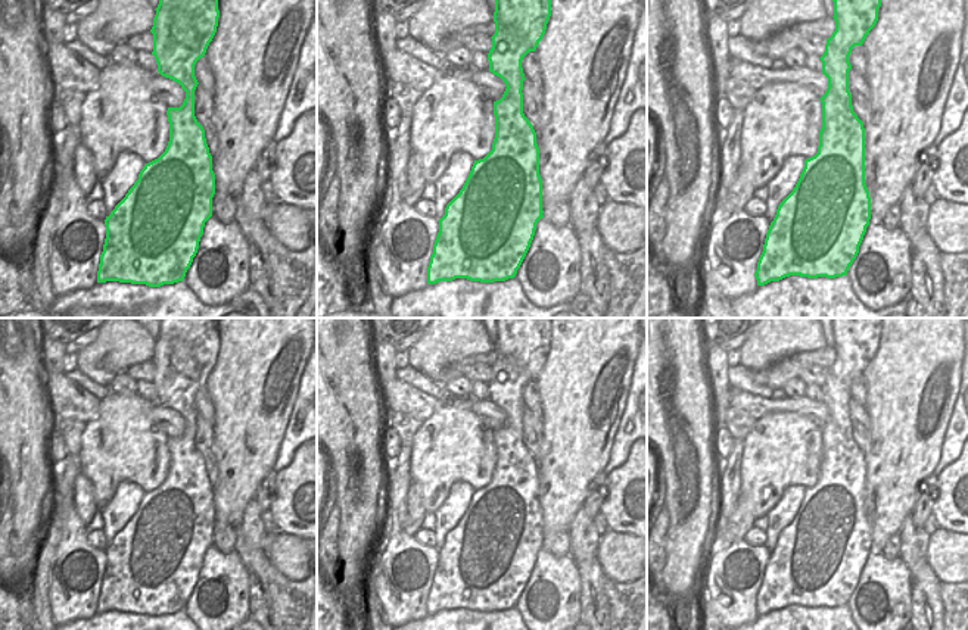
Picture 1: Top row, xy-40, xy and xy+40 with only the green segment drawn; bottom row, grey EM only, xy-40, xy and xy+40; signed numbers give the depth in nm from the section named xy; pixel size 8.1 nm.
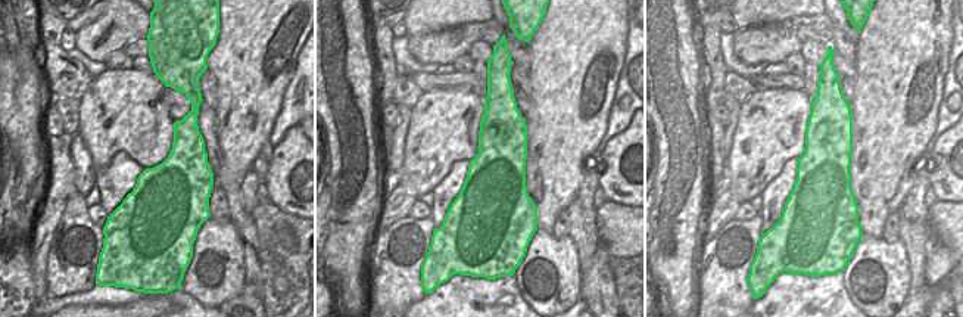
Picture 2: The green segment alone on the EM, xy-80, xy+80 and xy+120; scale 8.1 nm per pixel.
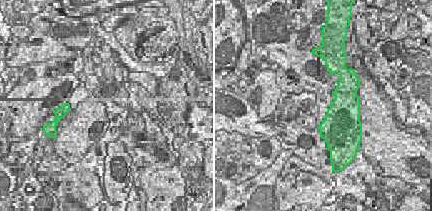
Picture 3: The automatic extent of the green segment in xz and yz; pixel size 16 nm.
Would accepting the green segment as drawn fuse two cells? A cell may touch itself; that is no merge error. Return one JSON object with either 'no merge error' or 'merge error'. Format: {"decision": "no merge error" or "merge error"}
{"decision": "no merge error"}

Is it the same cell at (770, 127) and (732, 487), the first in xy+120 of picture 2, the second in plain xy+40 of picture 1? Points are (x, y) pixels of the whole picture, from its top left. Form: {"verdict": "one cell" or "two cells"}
{"verdict": "two cells"}

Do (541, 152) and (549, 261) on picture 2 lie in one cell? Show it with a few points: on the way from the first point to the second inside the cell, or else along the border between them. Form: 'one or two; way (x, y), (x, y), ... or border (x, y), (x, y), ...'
two; border (538, 227), (549, 233)

